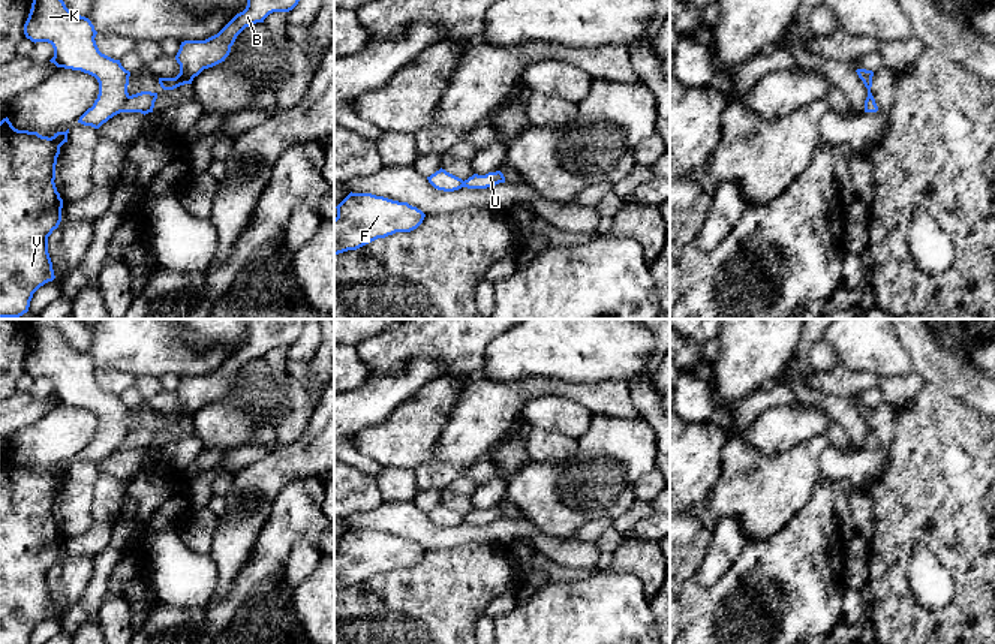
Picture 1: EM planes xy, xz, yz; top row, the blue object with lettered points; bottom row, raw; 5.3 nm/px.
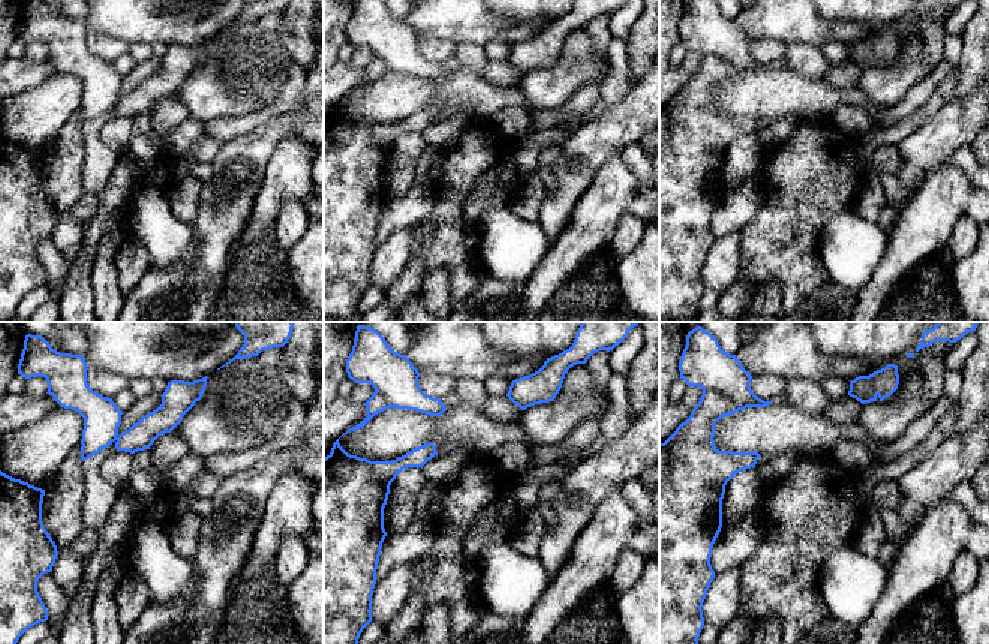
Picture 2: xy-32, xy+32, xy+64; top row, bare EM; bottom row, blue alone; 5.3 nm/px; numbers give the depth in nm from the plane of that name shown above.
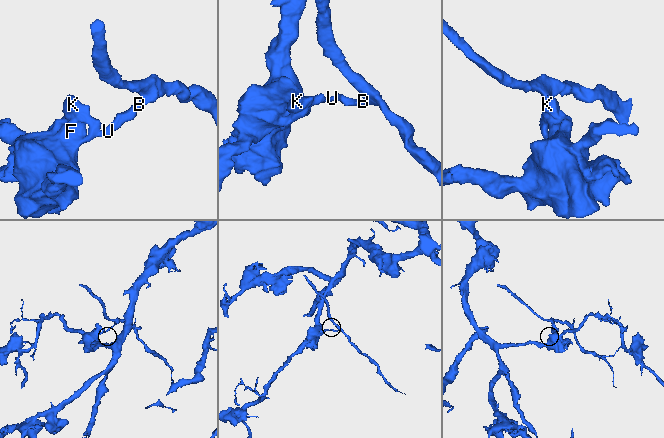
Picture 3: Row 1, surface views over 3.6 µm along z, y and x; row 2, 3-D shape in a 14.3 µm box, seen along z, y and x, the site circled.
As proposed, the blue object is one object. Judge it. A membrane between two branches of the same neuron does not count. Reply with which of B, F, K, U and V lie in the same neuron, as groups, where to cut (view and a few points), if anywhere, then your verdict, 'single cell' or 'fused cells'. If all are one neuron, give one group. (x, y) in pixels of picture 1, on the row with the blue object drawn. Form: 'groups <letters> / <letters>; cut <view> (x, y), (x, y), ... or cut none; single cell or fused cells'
groups B U / F K V; cut xy (129, 96), (120, 111); fused cells

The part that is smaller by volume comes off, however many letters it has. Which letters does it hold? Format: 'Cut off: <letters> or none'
Cut off: B, U

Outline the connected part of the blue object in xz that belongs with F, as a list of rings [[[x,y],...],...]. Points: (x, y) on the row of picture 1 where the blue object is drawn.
[[[349,193],[334,219],[334,255],[357,250],[378,238],[417,229],[426,214],[408,202],[372,193]]]

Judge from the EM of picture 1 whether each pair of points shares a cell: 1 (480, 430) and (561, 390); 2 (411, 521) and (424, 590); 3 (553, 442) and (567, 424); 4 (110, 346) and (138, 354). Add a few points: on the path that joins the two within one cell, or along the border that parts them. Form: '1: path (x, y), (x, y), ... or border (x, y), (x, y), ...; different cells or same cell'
1: path (499, 411), (517, 393), (541, 388); same cell
2: border (460, 544), (451, 548), (429, 548), (426, 551); different cells
3: border (529, 429), (559, 432), (576, 441); different cells
4: path (117, 346), (131, 346); same cell

